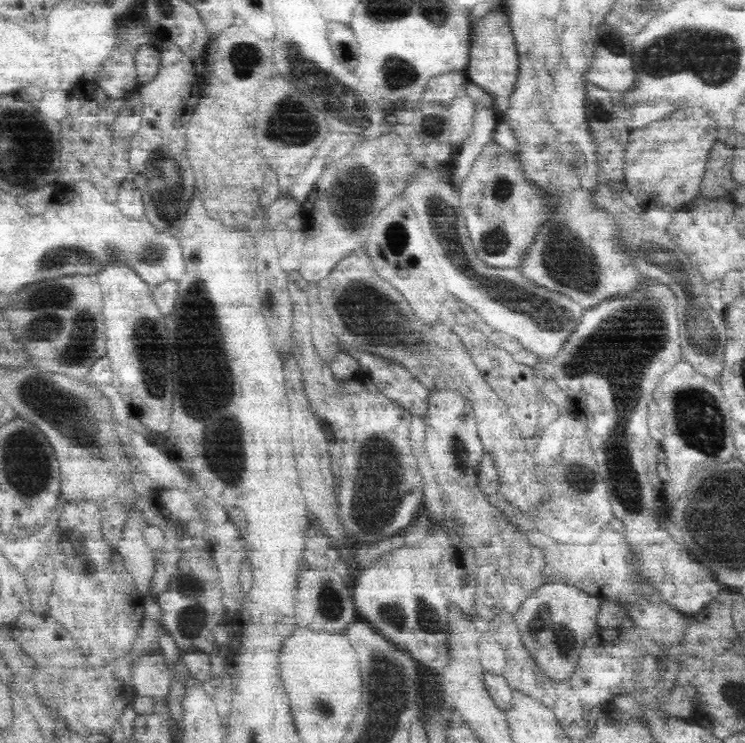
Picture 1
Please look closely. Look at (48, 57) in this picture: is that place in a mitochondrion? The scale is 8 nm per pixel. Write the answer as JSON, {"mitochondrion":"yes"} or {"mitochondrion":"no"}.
{"mitochondrion":"no"}

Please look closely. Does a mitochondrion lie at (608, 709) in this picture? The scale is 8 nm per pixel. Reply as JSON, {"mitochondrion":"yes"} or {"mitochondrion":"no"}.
{"mitochondrion":"no"}

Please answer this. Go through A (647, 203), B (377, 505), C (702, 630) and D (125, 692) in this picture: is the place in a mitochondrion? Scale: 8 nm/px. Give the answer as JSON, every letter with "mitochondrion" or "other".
{"A":"other","B":"mitochondrion","C":"other","D":"other"}

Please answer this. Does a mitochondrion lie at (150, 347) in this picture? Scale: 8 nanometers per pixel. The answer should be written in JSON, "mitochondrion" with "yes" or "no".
{"mitochondrion":"yes"}

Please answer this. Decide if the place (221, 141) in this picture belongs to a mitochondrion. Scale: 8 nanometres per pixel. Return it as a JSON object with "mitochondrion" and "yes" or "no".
{"mitochondrion":"no"}

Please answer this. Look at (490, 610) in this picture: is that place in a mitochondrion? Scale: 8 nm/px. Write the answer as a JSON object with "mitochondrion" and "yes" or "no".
{"mitochondrion":"no"}

